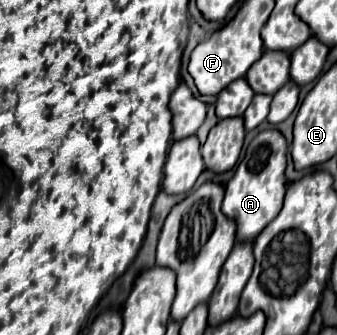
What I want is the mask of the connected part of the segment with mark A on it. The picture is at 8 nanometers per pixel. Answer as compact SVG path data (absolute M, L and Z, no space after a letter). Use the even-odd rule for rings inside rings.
M263 130L247 146L245 156L237 164L233 178L225 186L223 198L223 214L235 220L239 242L253 242L259 232L279 214L287 190L285 164L287 142L279 130Z

